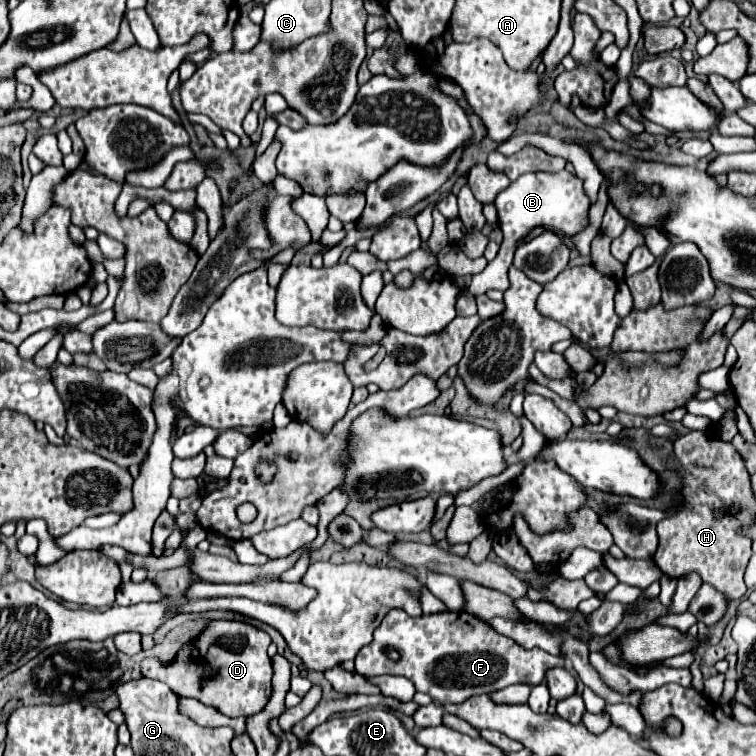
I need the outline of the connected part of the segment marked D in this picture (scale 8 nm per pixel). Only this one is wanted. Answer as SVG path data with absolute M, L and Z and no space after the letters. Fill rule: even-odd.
M210 621L192 643L178 649L174 659L162 661L160 657L148 657L142 661L140 671L142 677L166 683L180 697L194 697L228 717L252 717L266 707L272 693L272 661L266 653L270 643L270 635L248 623ZM194 651L210 665L210 677L204 677L204 669L194 661Z

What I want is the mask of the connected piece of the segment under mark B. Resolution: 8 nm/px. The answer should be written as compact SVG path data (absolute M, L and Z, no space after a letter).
M566 169L562 173L526 173L518 177L514 183L510 183L502 193L498 193L494 201L498 209L498 219L500 219L500 229L504 227L504 243L500 245L500 251L494 261L488 263L488 267L472 277L472 283L468 291L472 295L482 295L490 289L506 291L508 289L508 275L506 271L512 265L512 255L516 249L516 243L528 235L534 227L538 225L554 225L568 235L576 235L588 225L588 209L590 203L586 201L586 193L582 193L582 181L568 173Z

